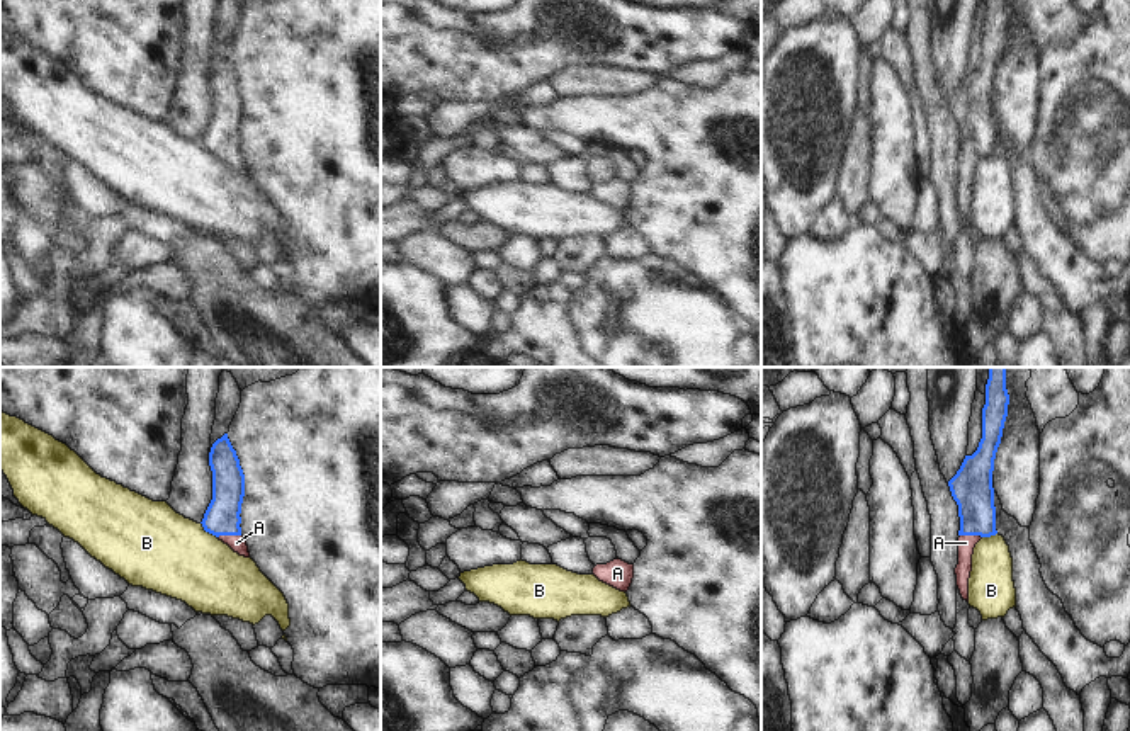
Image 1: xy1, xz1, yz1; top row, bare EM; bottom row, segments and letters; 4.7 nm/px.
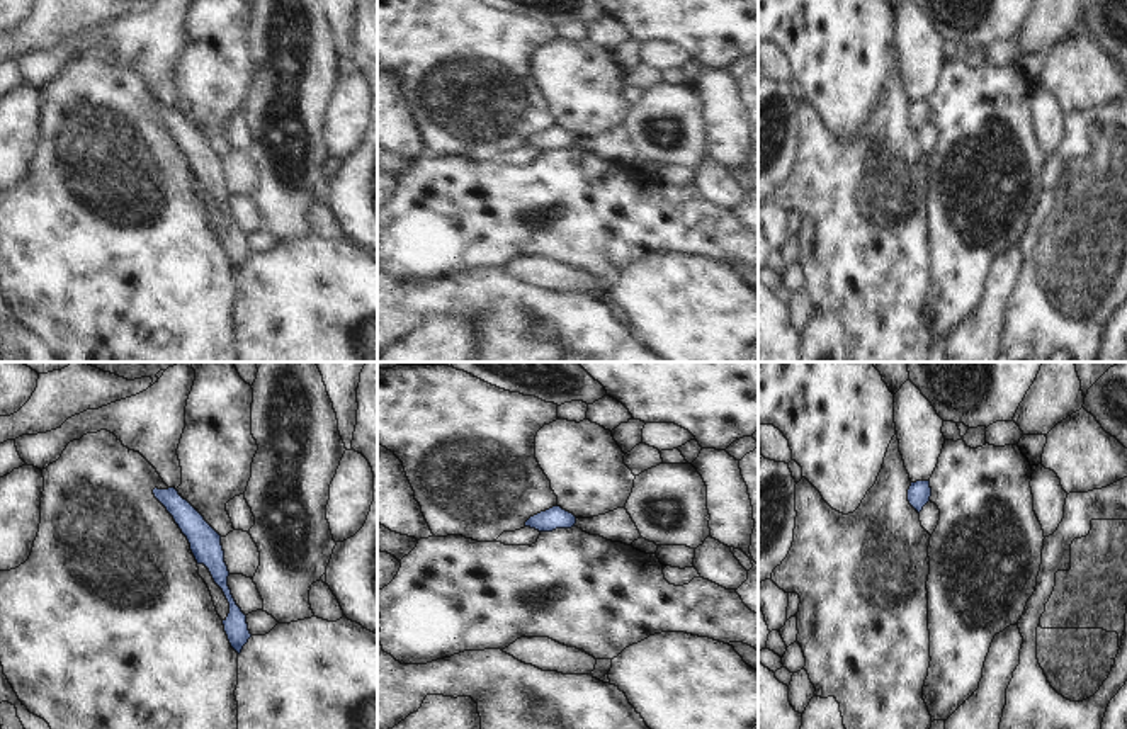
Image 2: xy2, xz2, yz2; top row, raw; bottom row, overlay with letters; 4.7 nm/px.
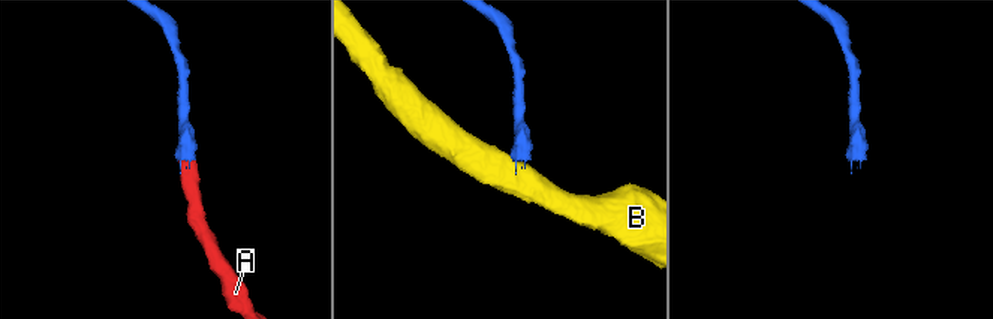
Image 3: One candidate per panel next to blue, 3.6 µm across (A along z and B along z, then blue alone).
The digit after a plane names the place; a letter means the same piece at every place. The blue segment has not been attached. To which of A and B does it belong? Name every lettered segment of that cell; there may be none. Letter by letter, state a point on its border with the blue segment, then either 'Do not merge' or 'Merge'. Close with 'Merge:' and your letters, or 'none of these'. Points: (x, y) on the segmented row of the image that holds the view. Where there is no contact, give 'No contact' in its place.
A: Touches blue at xy1 (228, 534). Merge
B: Touches blue at xy1 (208, 531). Do not merge
Merge: A.

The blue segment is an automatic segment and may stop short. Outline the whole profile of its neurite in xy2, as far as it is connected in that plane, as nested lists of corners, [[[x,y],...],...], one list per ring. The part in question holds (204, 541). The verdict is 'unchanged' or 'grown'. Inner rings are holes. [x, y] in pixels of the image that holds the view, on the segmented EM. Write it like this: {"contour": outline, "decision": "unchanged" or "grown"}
{"contour": [[[155,488],[153,494],[167,508],[182,534],[187,537],[197,564],[204,564],[209,569],[214,583],[223,590],[229,603],[229,613],[223,620],[224,632],[231,647],[240,654],[252,634],[248,630],[246,615],[236,605],[228,586],[229,571],[224,562],[221,535],[187,500],[178,494],[175,488]]], "decision": "unchanged"}

